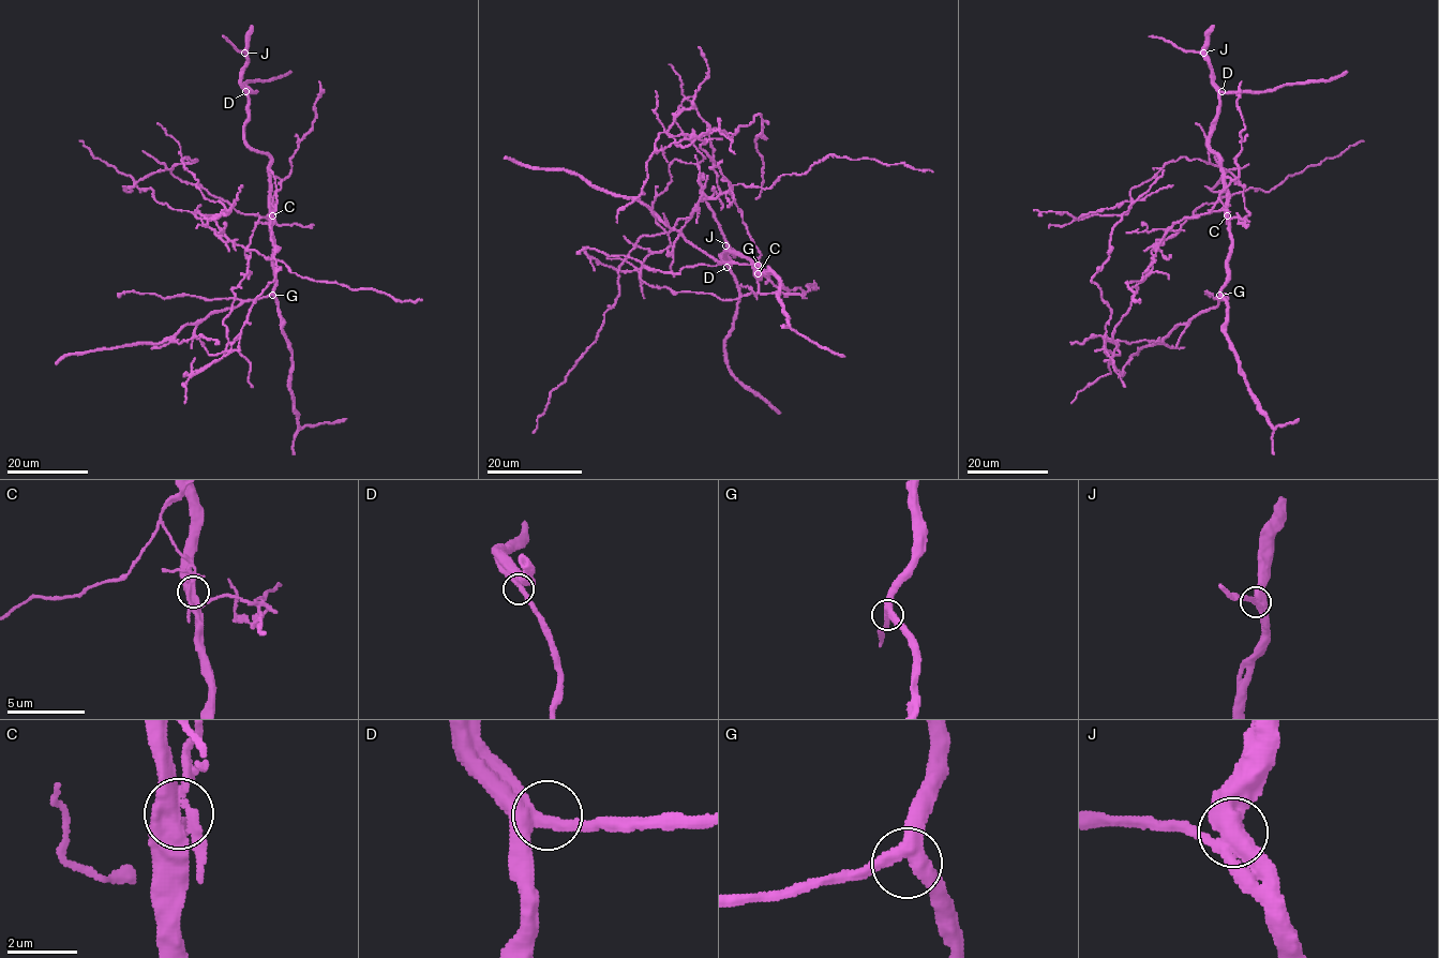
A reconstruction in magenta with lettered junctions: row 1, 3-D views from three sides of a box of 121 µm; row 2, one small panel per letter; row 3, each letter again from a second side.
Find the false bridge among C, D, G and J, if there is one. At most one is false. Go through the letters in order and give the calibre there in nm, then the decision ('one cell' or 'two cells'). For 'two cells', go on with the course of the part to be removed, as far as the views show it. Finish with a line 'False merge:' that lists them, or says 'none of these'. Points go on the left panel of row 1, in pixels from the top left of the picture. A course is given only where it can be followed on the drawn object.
C: 500 nm | two cells | (272, 215), (241, 213), (171, 168), (197, 161), (181, 162), (226, 210), (200, 214), (210, 220), (240, 185)
D: 340 nm | one cell
G: 400 nm | one cell
J: 480 nm | one cell
False merge: C

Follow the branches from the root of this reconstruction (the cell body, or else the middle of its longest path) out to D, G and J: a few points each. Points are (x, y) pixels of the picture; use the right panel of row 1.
D: (1228, 216), (1222, 160), (1209, 145), (1211, 124), (1222, 91)
G: (1228, 216), (1231, 254), (1227, 262), (1227, 283), (1219, 295)
J: (1228, 216), (1222, 160), (1209, 145), (1219, 90), (1213, 83), (1213, 69), (1203, 53)

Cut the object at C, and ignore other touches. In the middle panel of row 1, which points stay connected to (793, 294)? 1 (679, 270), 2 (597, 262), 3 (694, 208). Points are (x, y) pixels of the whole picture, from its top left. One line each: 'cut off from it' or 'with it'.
1: cut off from it
2: with it
3: with it

